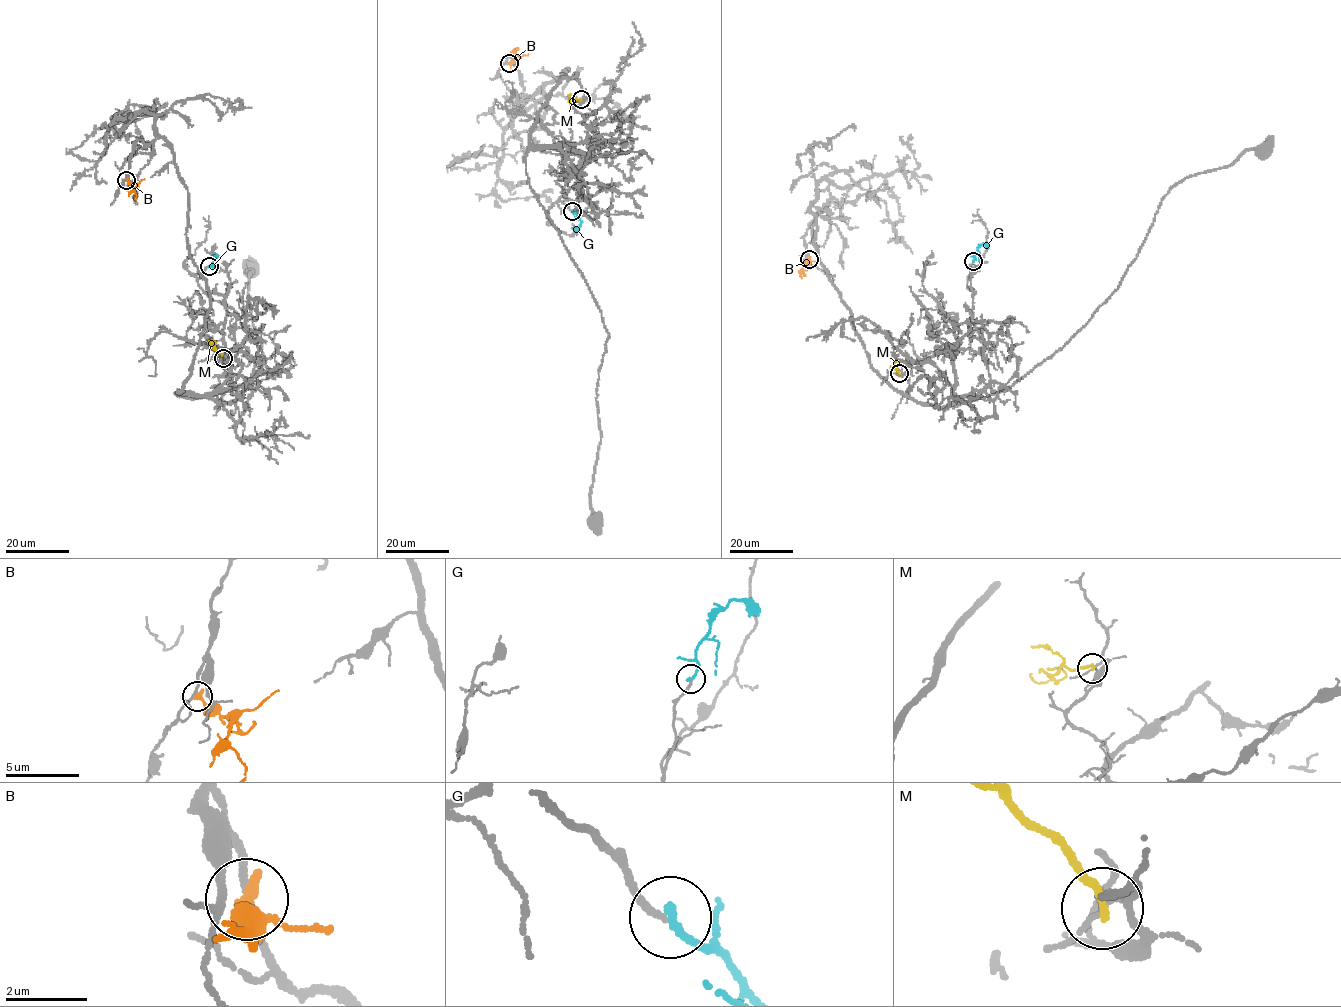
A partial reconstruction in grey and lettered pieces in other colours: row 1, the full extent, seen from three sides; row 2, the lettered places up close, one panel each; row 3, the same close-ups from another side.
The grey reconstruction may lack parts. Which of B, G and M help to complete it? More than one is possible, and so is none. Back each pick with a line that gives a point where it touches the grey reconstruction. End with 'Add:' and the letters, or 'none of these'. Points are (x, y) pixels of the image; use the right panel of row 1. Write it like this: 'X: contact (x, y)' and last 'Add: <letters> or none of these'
G: contact (973, 261)
Add: G

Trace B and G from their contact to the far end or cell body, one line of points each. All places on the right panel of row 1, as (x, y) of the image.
B: (809, 259), (799, 272), (802, 278)
G: (973, 260), (978, 247), (983, 244), (986, 247)

